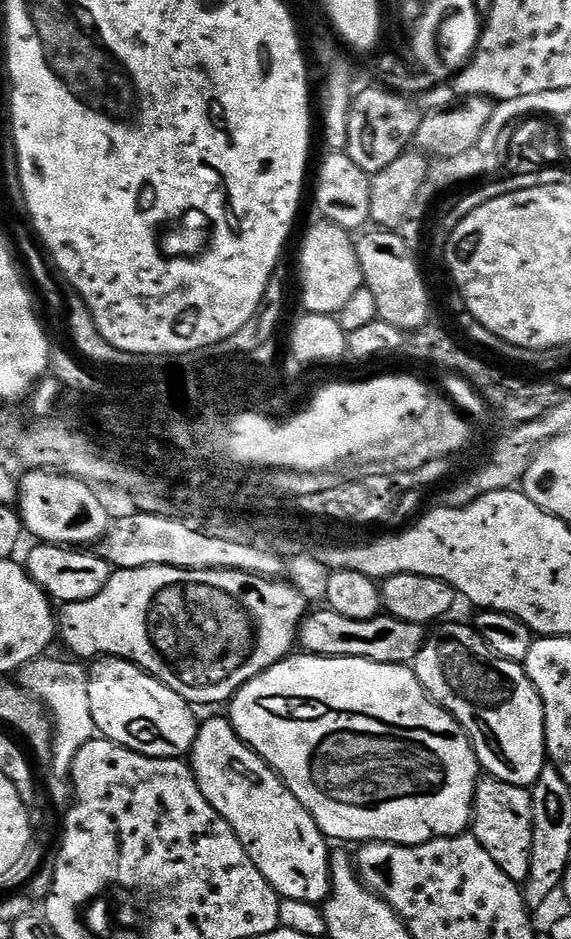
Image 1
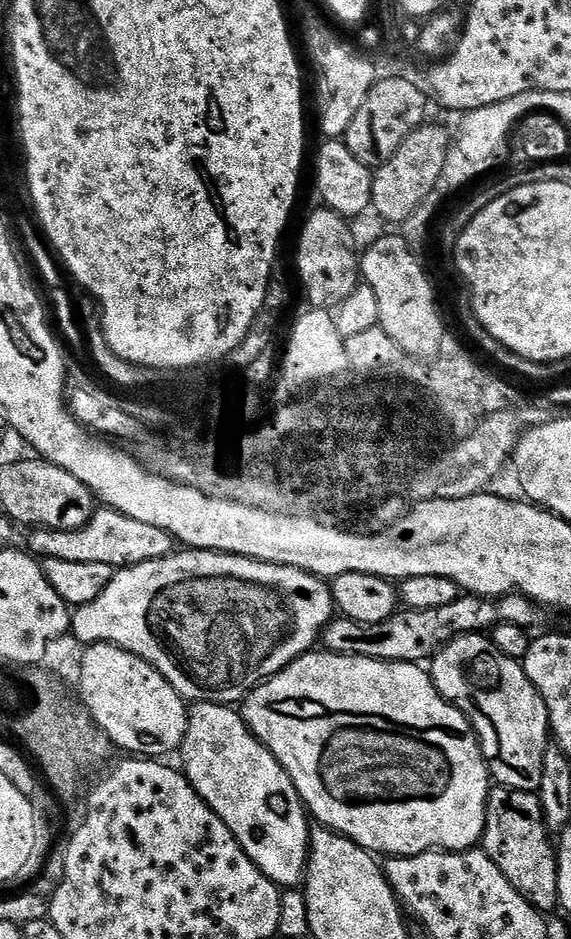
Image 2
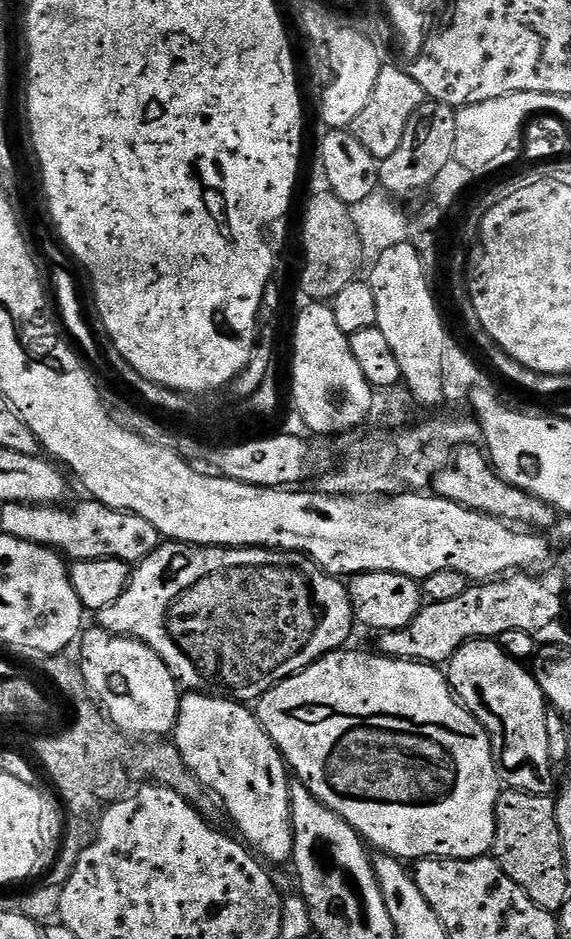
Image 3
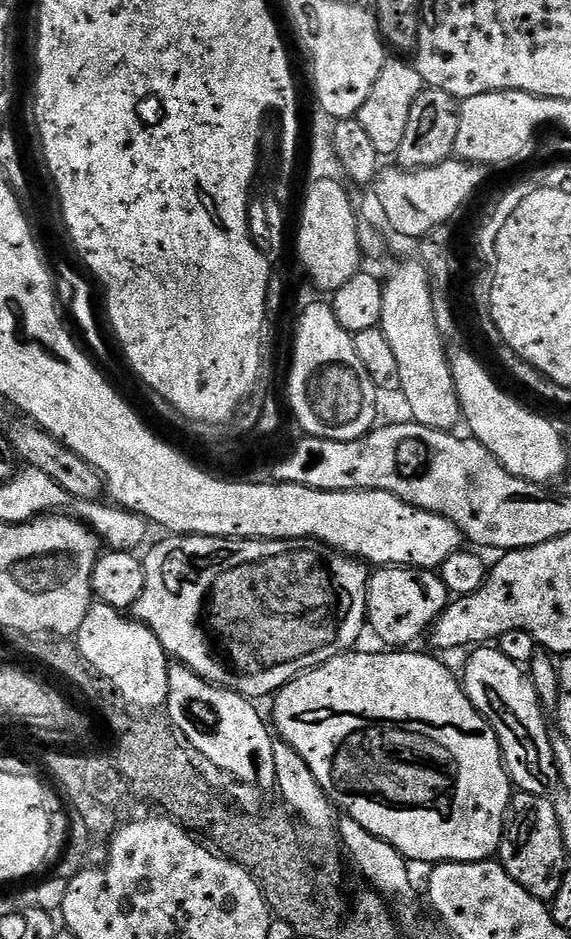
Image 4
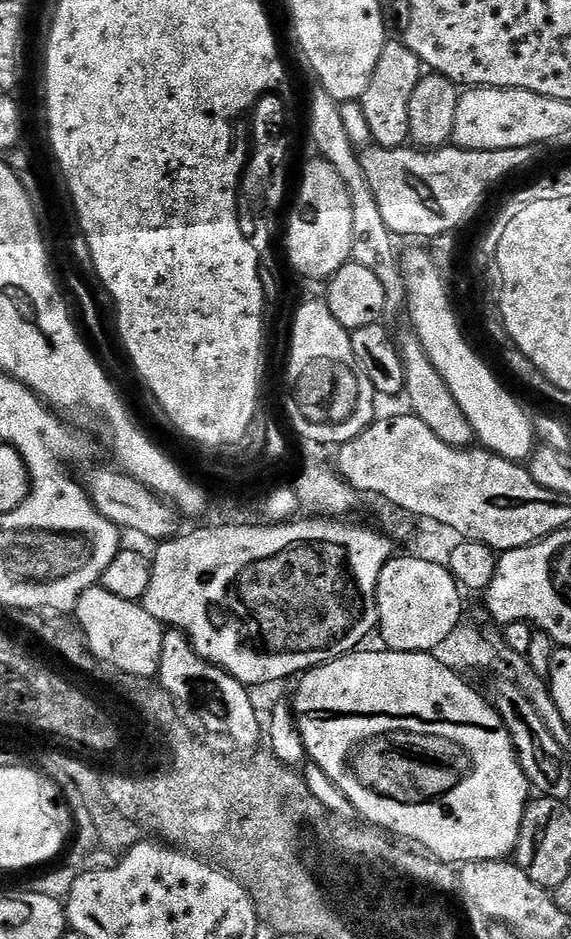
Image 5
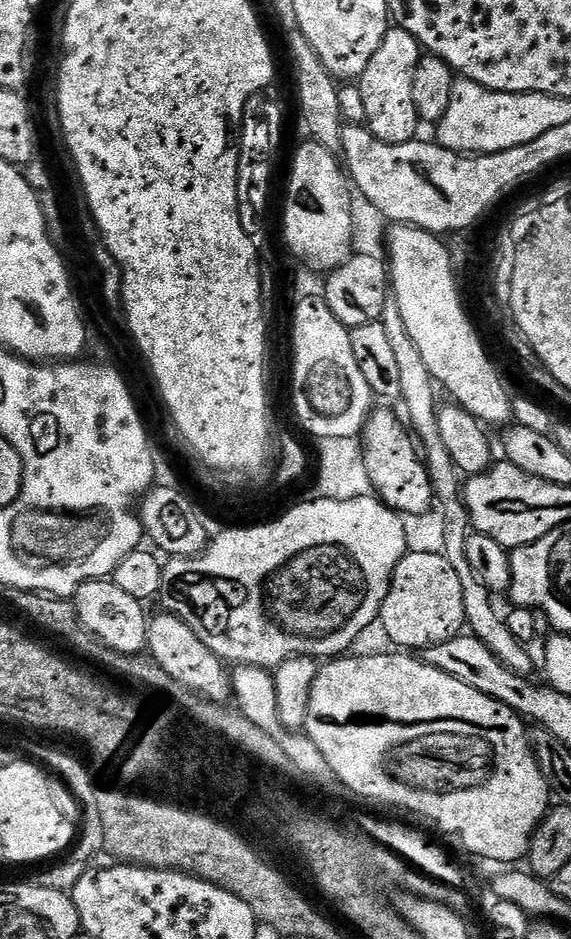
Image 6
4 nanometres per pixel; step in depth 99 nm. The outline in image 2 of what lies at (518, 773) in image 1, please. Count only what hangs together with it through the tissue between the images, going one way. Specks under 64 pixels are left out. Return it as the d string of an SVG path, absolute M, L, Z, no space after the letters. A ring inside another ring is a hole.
M473 634L454 638L440 649L430 661L430 675L442 698L449 700L472 724L476 737L480 739L480 749L484 752L491 779L501 788L539 793L543 756L550 743L548 711L538 690L530 678L526 678L523 663L502 654L487 635Z

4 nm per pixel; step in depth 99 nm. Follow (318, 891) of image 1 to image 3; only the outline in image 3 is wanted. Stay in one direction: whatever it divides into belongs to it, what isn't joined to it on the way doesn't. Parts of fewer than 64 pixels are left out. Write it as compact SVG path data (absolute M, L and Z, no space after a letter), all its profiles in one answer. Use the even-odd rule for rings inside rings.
M185 691L180 697L174 743L186 766L205 789L212 794L217 792L224 799L237 830L241 832L239 835L265 861L273 860L276 864L291 861L294 838L290 769L276 749L276 743L256 719L255 711L238 700Z

